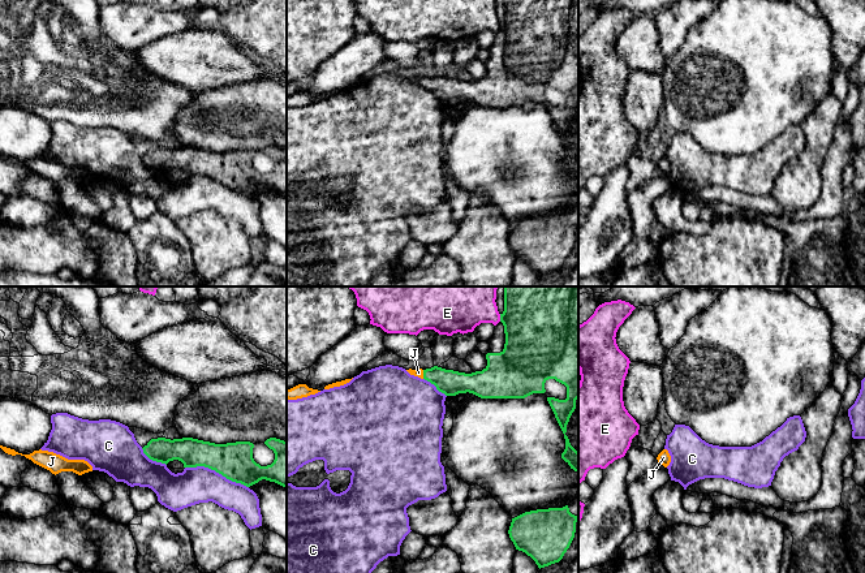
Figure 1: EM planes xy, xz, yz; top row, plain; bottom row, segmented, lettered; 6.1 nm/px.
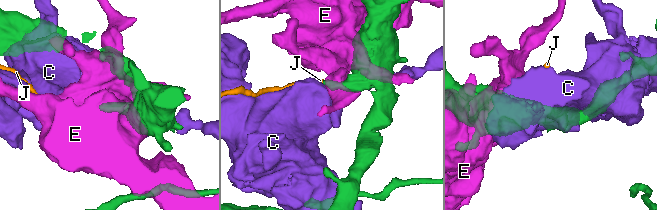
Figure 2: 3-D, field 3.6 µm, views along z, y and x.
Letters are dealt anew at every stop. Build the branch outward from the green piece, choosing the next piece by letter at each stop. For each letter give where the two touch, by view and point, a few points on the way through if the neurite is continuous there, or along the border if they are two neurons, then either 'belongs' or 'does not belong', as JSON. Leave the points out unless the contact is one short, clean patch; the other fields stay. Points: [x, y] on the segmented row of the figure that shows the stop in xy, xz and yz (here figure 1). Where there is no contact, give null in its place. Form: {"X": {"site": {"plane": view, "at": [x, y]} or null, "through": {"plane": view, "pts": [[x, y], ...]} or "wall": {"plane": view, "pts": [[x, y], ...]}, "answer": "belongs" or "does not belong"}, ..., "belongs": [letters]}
{"C": {"site": {"plane": "xy", "at": [216, 472]}, "answer": "does not belong"}, "E": {"site": {"plane": "xz", "at": [500, 318]}, "answer": "does not belong"}, "J": {"site": {"plane": "xz", "at": [424, 374]}, "through": {"plane": "xz", "pts": [[448, 382], [437, 375], [424, 374], [418, 373]]}, "answer": "belongs"}, "belongs": ["J"]}

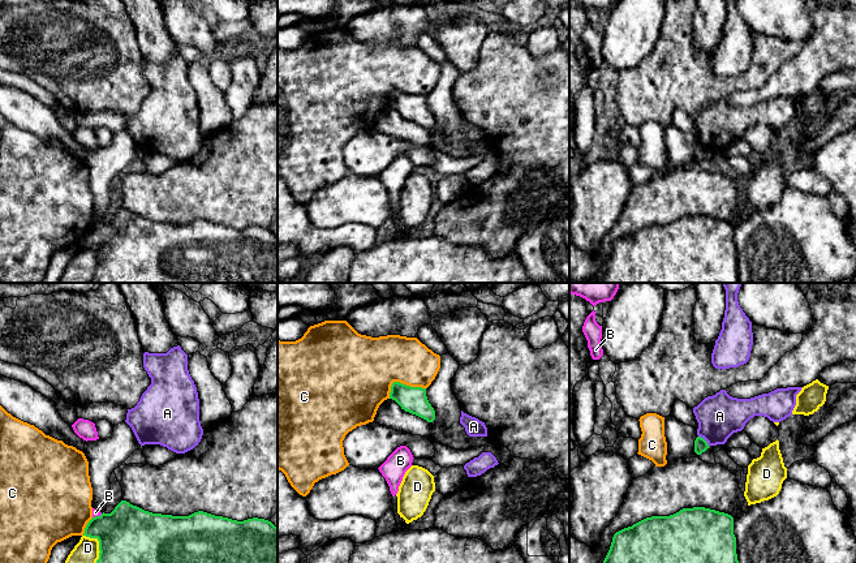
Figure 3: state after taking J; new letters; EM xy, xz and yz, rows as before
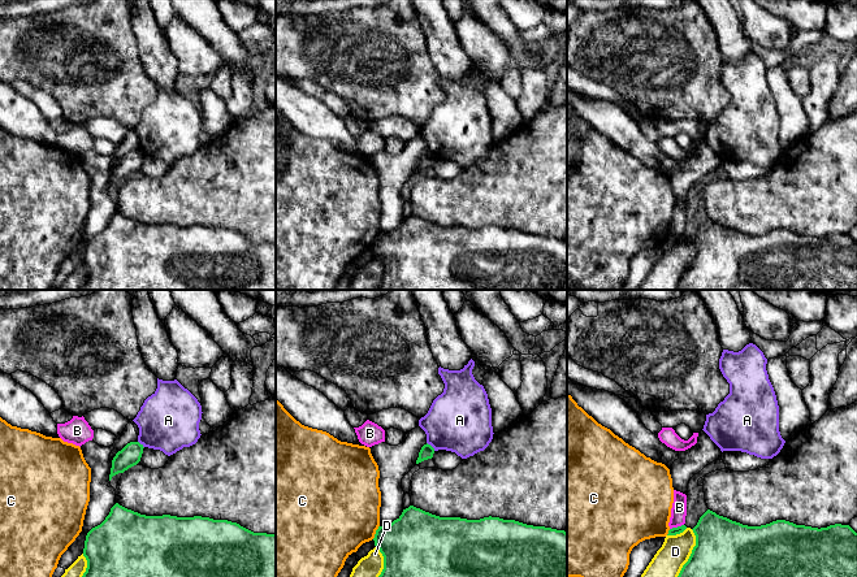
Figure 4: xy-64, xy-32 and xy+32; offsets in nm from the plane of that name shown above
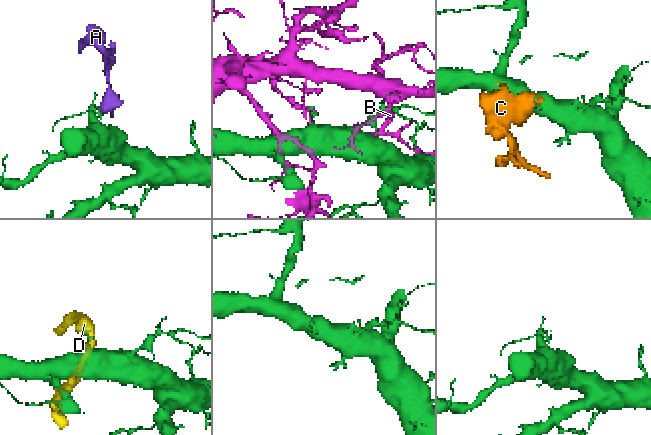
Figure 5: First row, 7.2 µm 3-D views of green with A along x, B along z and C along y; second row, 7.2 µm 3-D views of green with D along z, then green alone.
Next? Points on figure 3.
{"A": {"site": {"plane": "yz", "at": [704, 439]}, "wall": {"plane": "yz", "pts": [[699, 435], [709, 445]]}, "answer": "does not belong"}, "B": {"site": {"plane": "xy", "at": [97, 516]}, "answer": "does not belong"}, "C": {"site": {"plane": "xz", "at": [401, 383]}, "answer": "does not belong"}, "D": {"site": {"plane": "xy", "at": [99, 545]}, "answer": "does not belong"}, "belongs": []}

